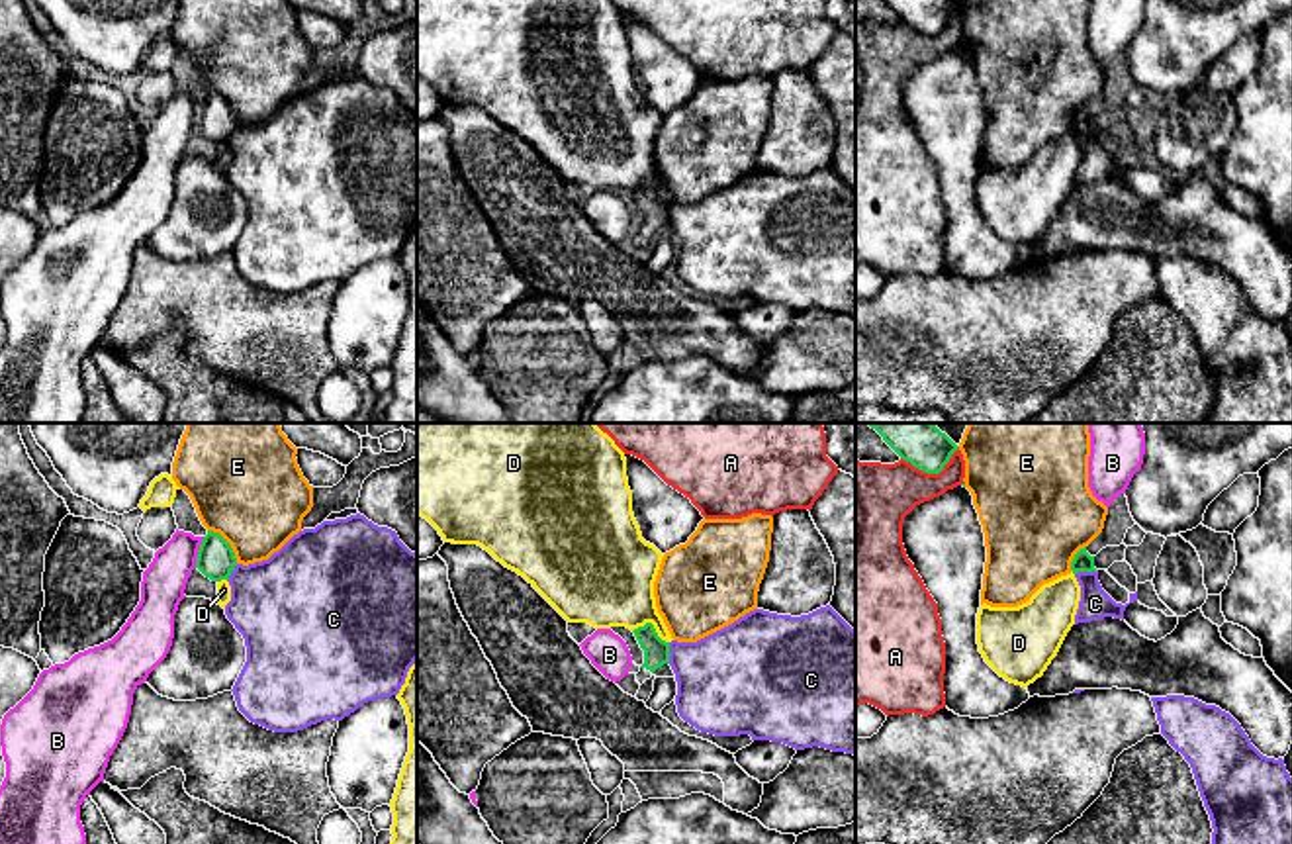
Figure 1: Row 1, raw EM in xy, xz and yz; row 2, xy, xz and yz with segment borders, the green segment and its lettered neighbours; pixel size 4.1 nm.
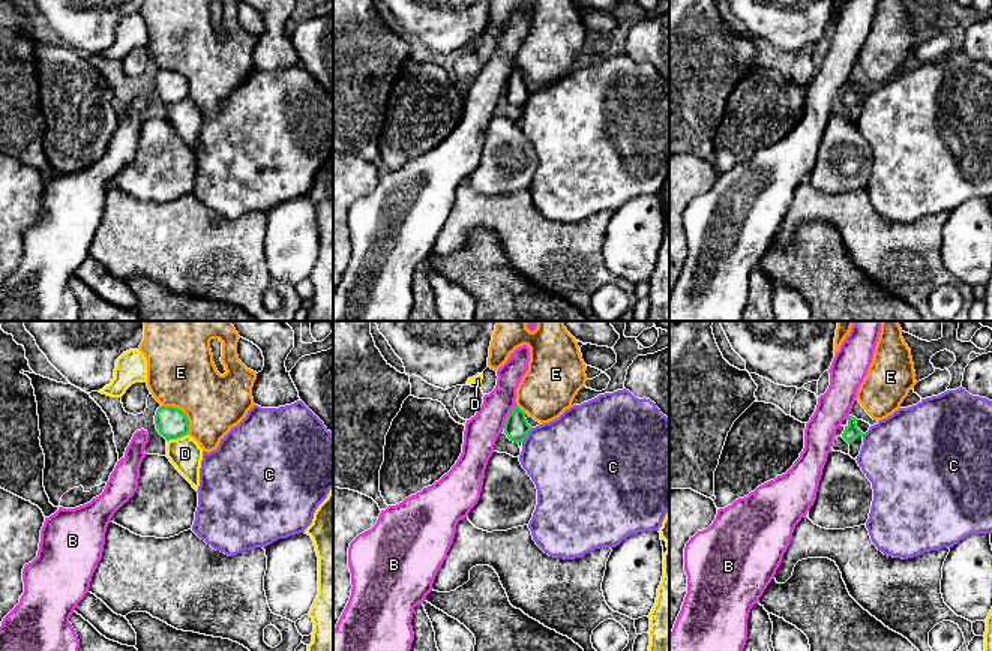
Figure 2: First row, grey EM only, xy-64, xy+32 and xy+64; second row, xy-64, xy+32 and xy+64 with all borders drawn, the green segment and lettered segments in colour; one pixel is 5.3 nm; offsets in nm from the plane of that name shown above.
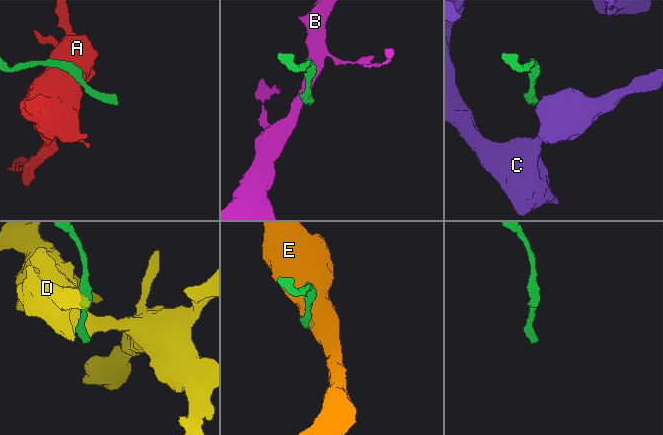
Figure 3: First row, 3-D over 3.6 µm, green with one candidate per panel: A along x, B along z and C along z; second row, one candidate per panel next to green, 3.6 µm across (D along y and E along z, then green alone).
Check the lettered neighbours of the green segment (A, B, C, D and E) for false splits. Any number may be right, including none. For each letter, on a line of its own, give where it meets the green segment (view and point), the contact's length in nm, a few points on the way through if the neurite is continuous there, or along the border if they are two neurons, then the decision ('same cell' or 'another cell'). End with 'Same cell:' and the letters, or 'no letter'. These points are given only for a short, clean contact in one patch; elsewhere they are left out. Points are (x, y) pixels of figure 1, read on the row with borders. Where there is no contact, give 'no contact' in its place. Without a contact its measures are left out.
A: meets green in yz at (932, 472); contact 240 nm long; border along yz (958, 447), (938, 472), (922, 472), (901, 459); another cell
B: meets green in xy at (198, 553); contact 130 nm long; border along xy (204, 537), (194, 566); another cell
C: meets green in yz at (1085, 570); contact 100 nm long; border along yz (1097, 570), (1079, 570), (1075, 574); another cell
D: meets green in xz at (652, 625); contact 160 nm long; another cell
E: meets green in xy at (228, 543); contact 190 nm long; another cell
Same cell: no letter

